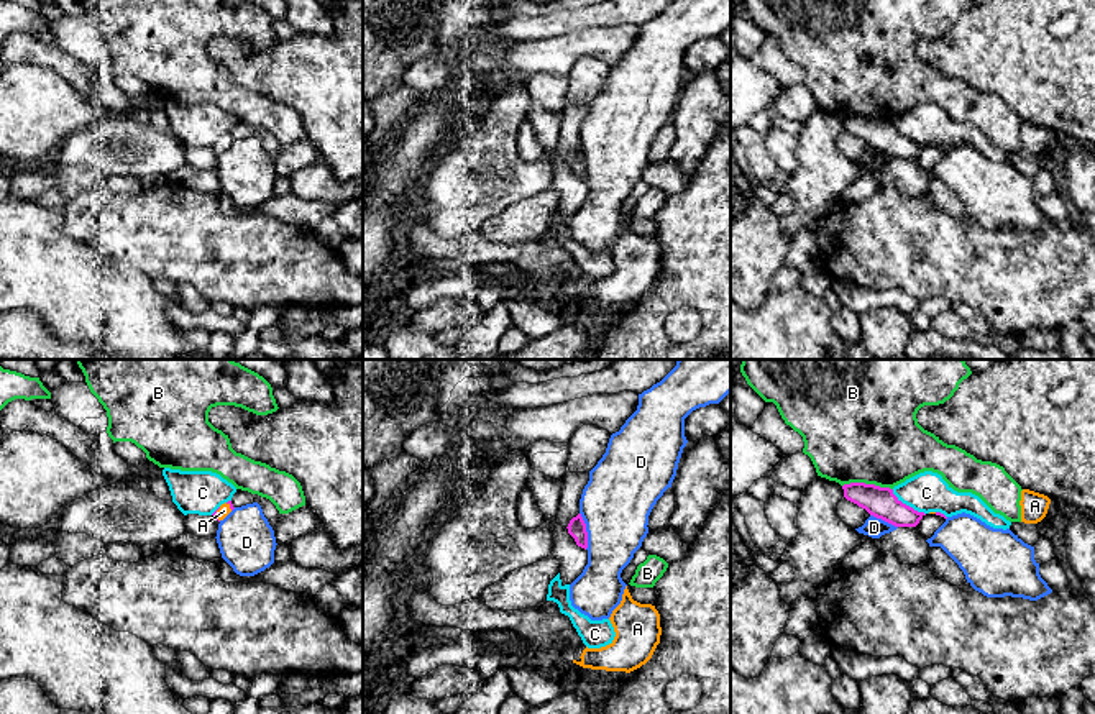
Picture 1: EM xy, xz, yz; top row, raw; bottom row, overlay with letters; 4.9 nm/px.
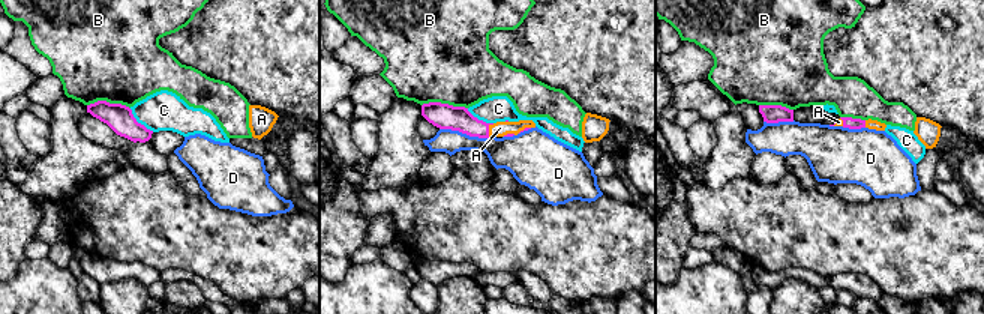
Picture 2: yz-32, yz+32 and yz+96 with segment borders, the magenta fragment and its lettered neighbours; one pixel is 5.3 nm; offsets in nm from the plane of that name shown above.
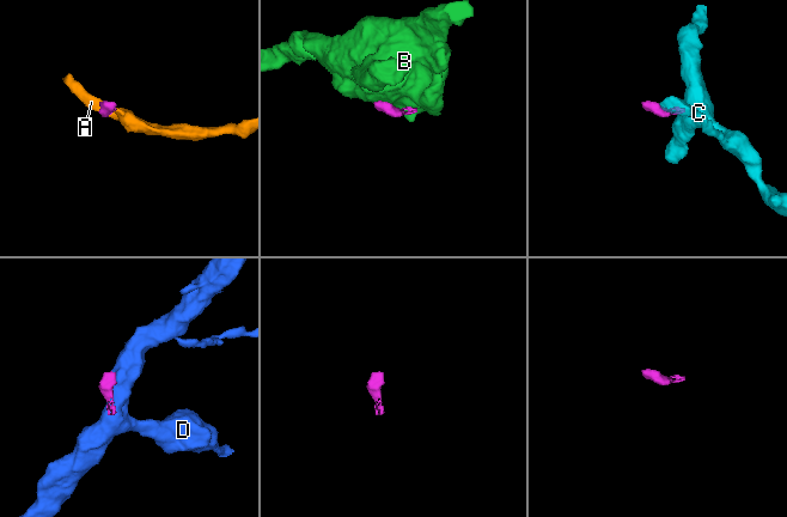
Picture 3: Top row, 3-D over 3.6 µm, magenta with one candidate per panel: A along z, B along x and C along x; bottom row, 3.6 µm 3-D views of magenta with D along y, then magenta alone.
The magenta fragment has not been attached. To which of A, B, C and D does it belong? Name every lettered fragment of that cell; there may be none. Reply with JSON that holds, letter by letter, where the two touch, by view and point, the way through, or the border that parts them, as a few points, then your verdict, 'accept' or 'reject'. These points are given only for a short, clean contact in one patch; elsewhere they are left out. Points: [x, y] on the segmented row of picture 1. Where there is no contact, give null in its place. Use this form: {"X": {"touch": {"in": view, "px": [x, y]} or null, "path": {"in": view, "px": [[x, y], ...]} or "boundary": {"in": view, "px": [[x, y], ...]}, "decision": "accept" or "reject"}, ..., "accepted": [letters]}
{"A": {"touch": {"in": "xy", "px": [215, 514]}, "path": {"in": "xy", "px": [[214, 514], [215, 514], [224, 511]]}, "decision": "accept"}, "B": {"touch": {"in": "yz", "px": [867, 485]}, "decision": "reject"}, "C": {"touch": {"in": "yz", "px": [908, 506]}, "boundary": {"in": "yz", "px": [[892, 489], [903, 503], [925, 514]]}, "decision": "reject"}, "D": {"touch": {"in": "xz", "px": [585, 530]}, "decision": "reject"}, "accepted": ["A"]}

